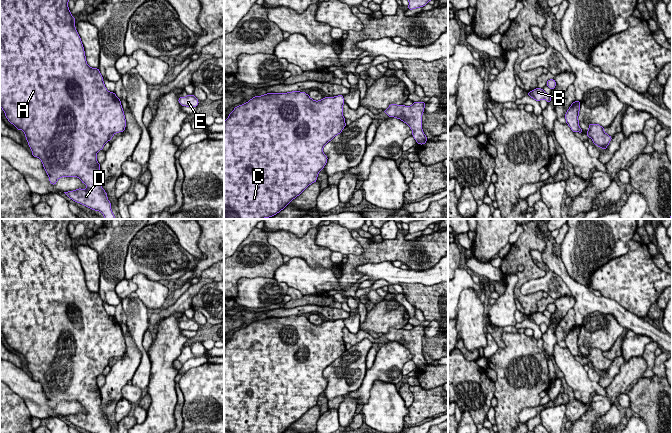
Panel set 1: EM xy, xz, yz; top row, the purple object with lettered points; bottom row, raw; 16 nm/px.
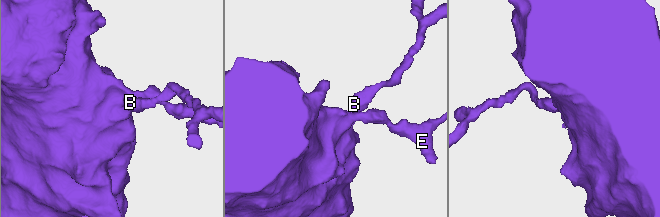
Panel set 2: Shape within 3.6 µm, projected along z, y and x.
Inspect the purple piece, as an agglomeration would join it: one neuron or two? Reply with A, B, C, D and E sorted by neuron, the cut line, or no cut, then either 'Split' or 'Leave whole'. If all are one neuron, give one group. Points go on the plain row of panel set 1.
Groups: A B C D E. No split. Leave whole

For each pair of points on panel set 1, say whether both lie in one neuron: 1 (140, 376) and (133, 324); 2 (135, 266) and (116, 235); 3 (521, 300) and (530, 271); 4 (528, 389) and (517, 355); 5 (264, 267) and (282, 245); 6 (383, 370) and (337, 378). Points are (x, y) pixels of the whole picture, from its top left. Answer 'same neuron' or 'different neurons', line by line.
1: same neuron
2: different neurons
3: same neuron
4: same neuron
5: different neurons
6: different neurons

